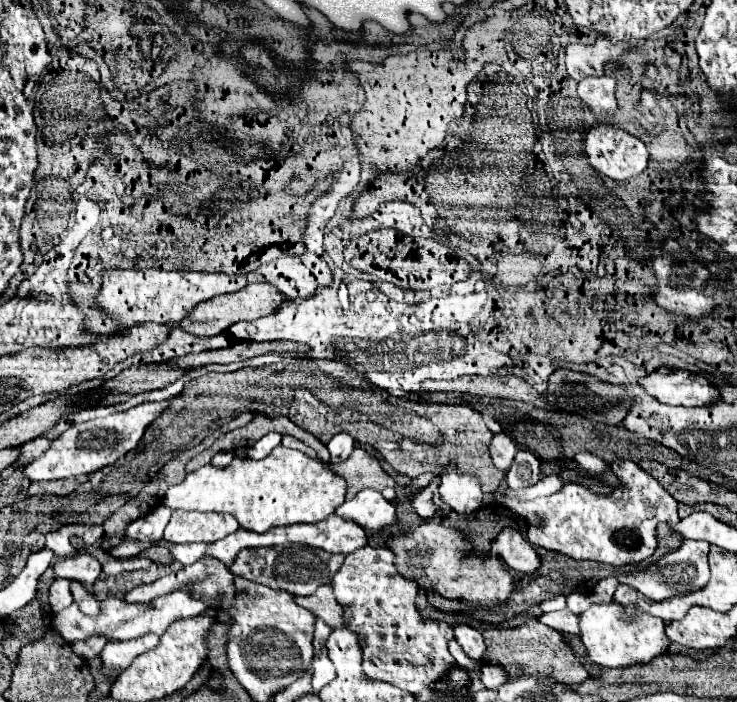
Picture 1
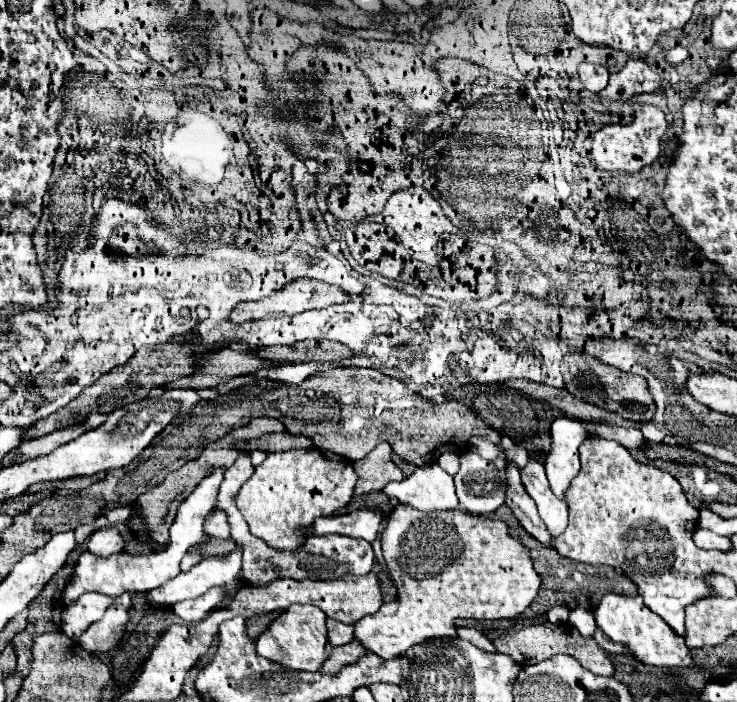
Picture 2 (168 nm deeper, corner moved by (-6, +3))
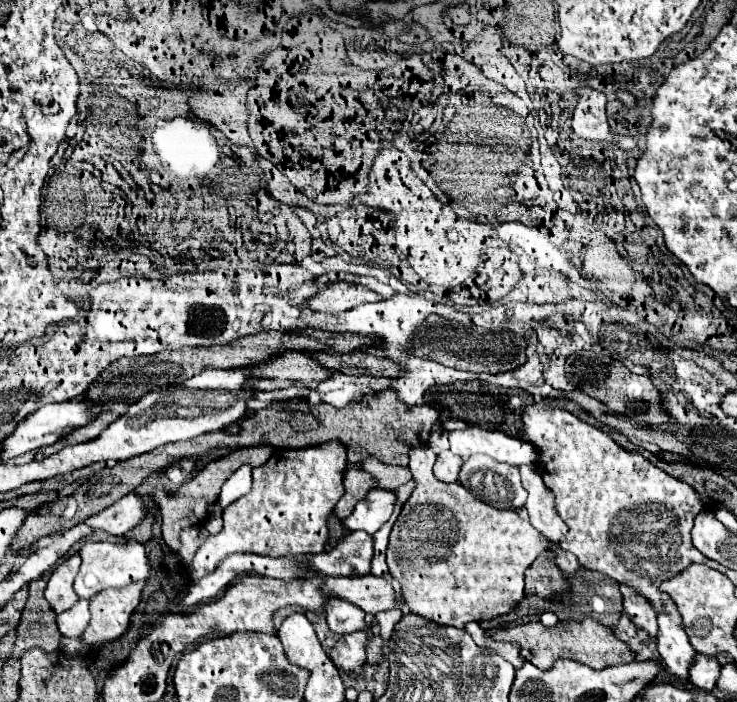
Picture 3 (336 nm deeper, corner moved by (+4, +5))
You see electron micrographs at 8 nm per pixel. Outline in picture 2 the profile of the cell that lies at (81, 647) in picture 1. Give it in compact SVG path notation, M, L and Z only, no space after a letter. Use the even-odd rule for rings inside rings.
M128 593L114 599L114 603L106 609L106 615L92 623L80 637L80 645L88 653L106 653L118 645L122 639L126 625L130 621L128 609L132 607L132 599Z

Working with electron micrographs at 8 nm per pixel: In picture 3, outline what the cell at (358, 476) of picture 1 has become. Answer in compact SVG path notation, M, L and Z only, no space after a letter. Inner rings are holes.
M366 457L360 463L348 463L348 469L362 469L366 473L370 473L374 477L374 483L378 489L398 489L400 485L404 485L406 481L410 481L410 471L408 467L400 467L400 465L388 465L376 457Z

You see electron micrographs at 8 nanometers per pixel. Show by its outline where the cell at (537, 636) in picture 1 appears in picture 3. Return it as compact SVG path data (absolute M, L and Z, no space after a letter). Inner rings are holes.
M584 619L584 621L560 621L554 627L546 627L540 621L538 623L524 623L518 627L510 627L510 629L496 629L492 633L494 641L510 641L520 645L520 655L534 663L538 669L550 669L554 659L558 657L568 657L574 661L580 661L588 667L594 669L604 669L610 665L624 665L634 661L634 653L626 647L626 643L622 643L620 639L616 639L616 635L606 629L604 625L596 623L594 619Z

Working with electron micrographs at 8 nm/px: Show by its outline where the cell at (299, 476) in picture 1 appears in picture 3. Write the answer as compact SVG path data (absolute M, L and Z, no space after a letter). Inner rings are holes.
M338 441L304 447L304 449L278 449L266 465L252 469L254 483L250 493L236 499L224 509L222 515L224 527L218 535L210 535L202 543L192 565L188 567L190 577L200 579L214 573L218 563L234 553L256 553L268 557L298 557L308 553L322 553L328 539L328 527L326 527L328 513L336 507L336 503L344 493L342 485L344 473L346 473L346 447Z

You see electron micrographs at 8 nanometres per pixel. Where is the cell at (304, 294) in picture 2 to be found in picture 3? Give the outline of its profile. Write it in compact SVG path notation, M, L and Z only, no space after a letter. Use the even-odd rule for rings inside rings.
M338 281L338 283L330 283L320 293L308 297L306 303L312 311L342 313L342 311L348 311L348 309L358 307L362 303L372 303L372 301L380 301L380 299L382 299L380 295L372 293L366 287L346 283L346 281Z

